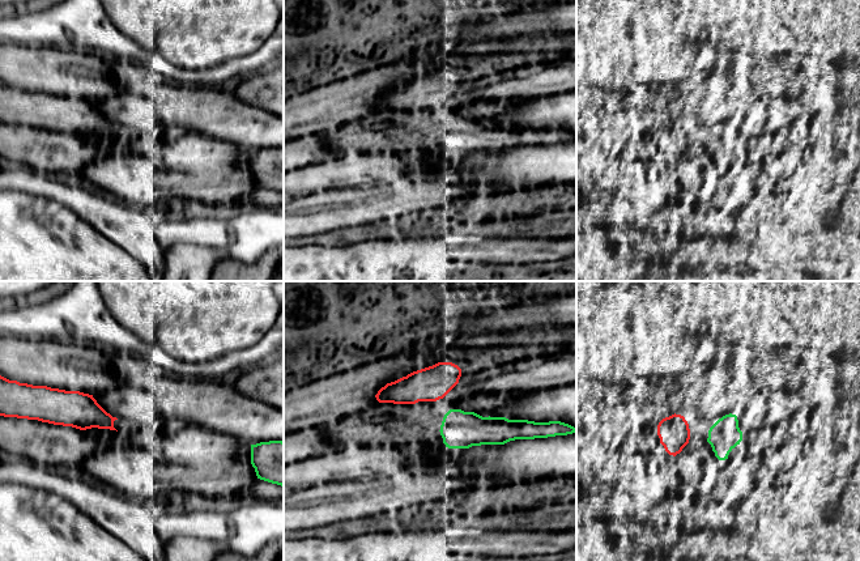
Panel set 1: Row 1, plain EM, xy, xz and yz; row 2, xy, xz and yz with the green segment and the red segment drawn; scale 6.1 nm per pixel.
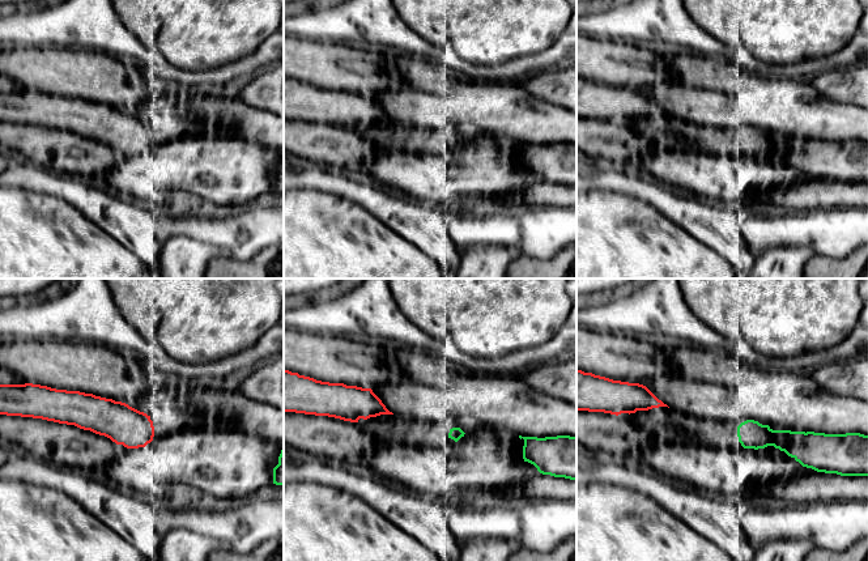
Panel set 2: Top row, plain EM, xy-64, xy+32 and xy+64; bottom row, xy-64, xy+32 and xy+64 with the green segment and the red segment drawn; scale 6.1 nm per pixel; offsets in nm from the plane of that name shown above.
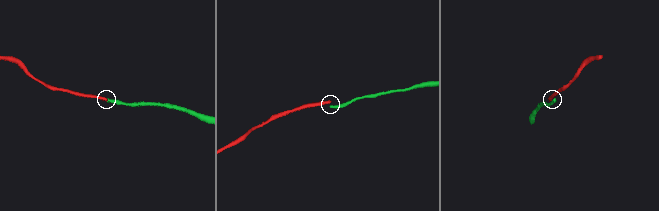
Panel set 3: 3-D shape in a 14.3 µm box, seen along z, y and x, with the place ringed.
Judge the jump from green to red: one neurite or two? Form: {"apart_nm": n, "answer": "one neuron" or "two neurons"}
{"apart_nm": 90, "answer": "one neuron"}

